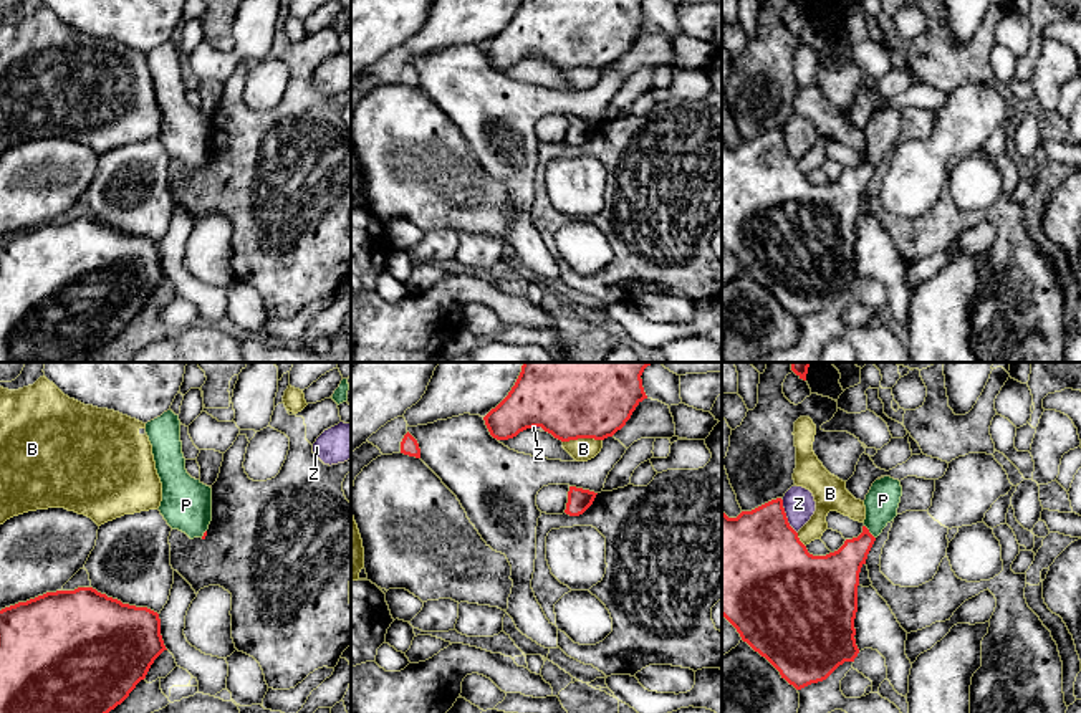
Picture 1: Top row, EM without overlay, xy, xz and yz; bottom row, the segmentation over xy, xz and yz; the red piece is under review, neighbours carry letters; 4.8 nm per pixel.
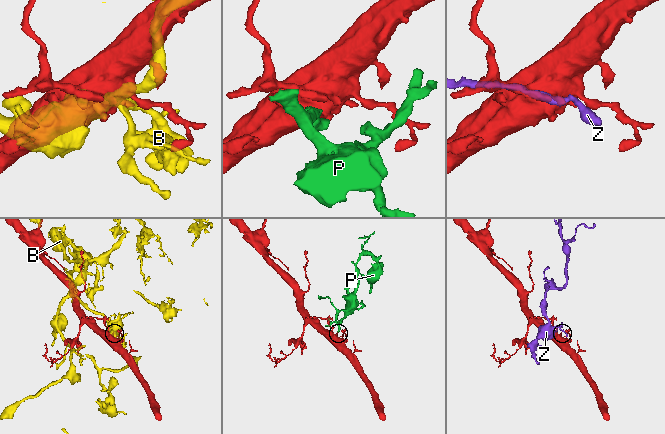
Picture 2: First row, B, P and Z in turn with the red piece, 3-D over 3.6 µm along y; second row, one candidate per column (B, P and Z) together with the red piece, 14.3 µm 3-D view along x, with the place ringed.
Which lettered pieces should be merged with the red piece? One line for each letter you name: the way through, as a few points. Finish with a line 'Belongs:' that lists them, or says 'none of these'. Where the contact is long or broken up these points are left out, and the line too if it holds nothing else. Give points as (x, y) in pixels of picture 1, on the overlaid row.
Belongs: none of these

